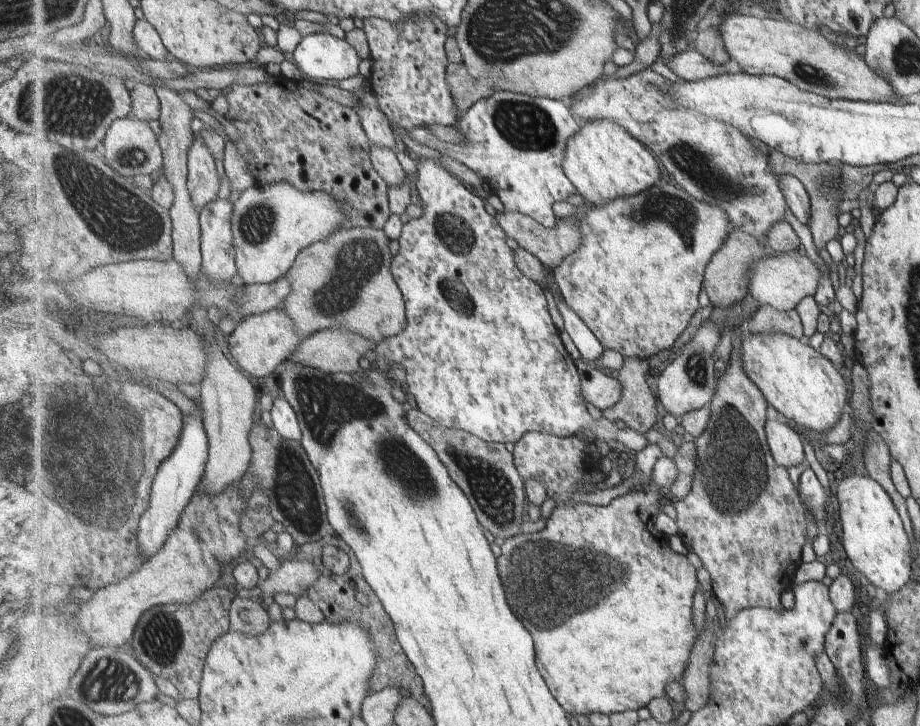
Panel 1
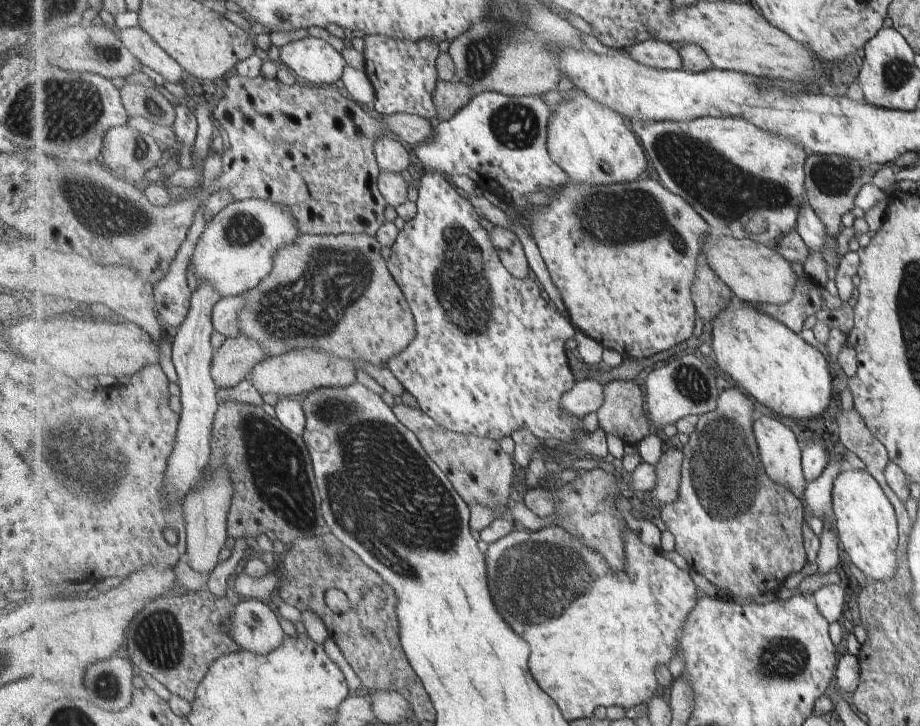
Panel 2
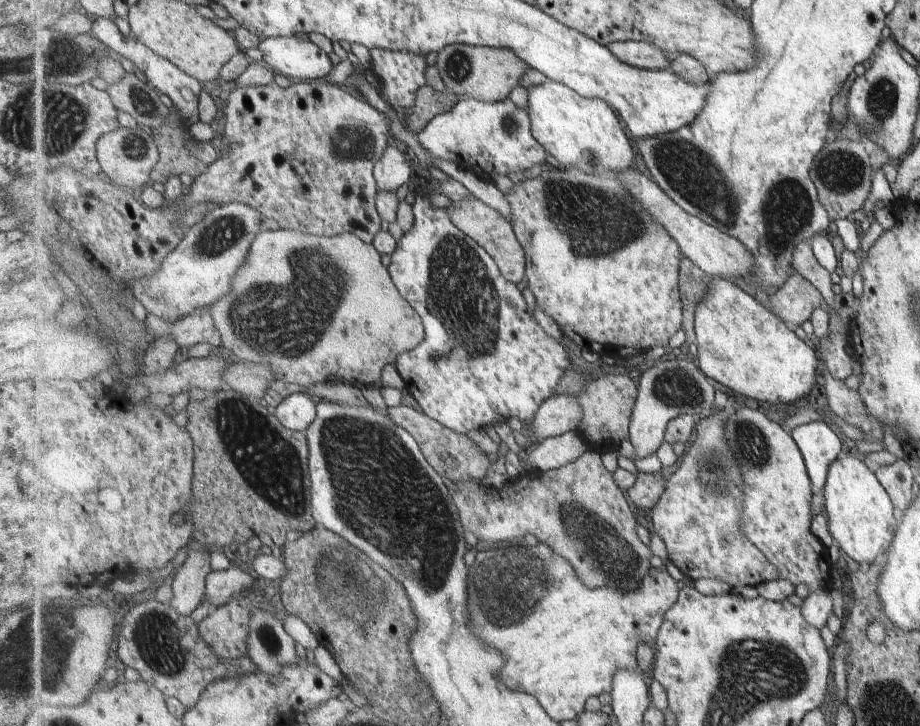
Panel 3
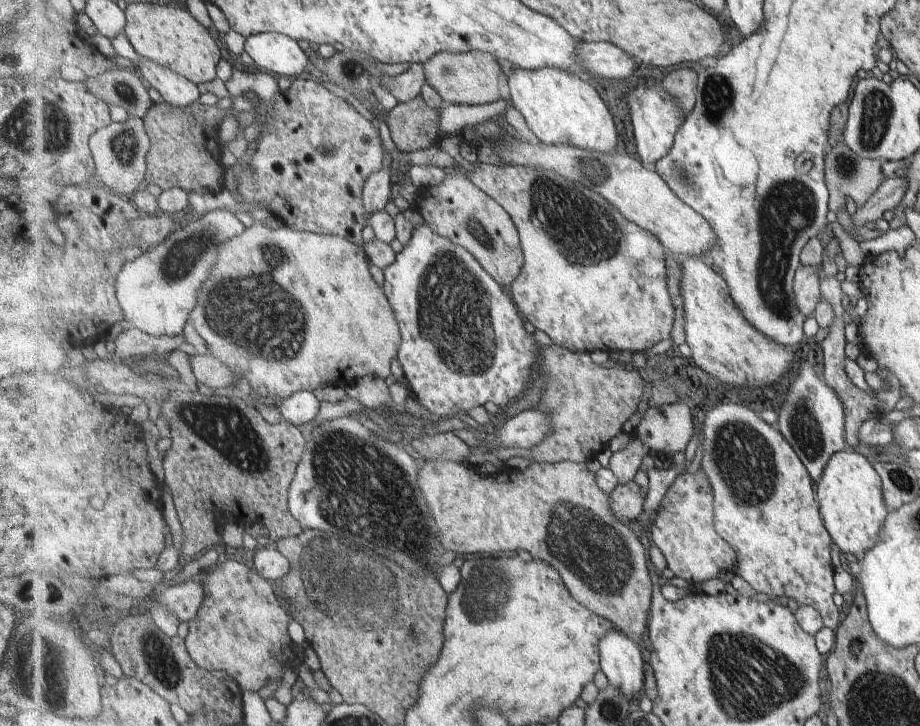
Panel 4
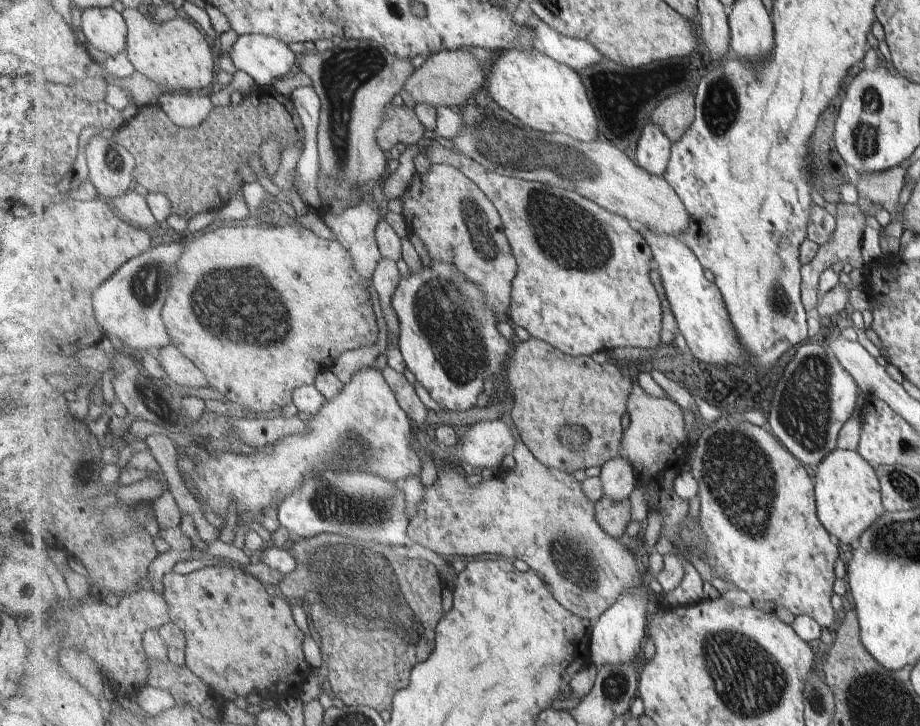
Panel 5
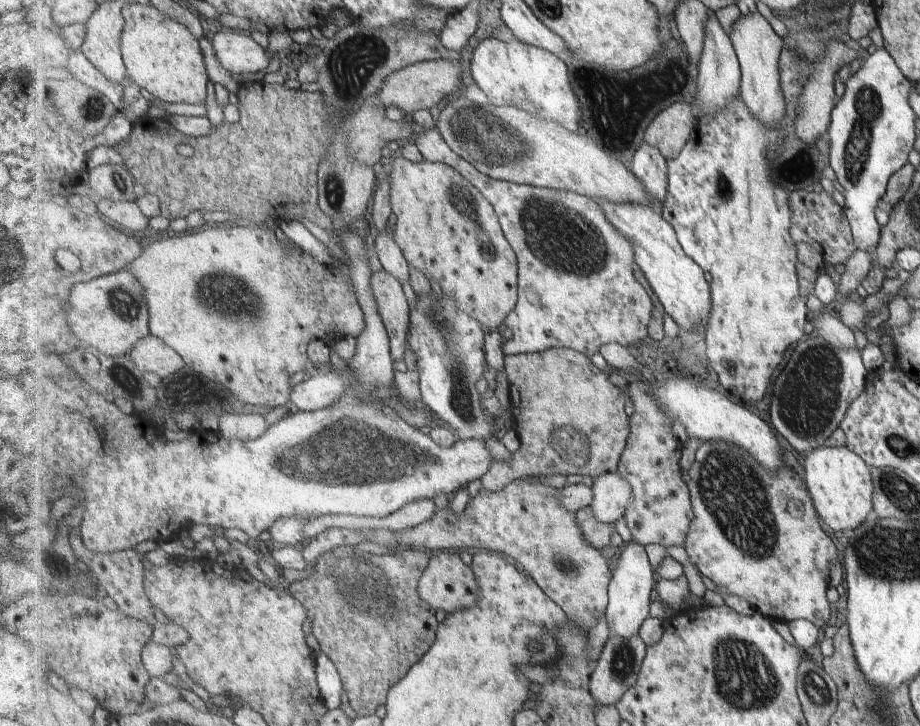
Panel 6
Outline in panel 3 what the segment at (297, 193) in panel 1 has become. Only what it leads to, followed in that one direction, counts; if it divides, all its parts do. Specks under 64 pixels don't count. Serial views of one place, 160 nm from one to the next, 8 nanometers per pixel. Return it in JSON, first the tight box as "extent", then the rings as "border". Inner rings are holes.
{"extent":[134,201,264,322],"border":[[[235,201],[216,205],[213,211],[189,230],[181,244],[165,259],[160,271],[134,283],[134,296],[143,303],[149,313],[168,322],[193,314],[195,308],[212,306],[232,291],[232,279],[236,278],[240,269],[248,262],[253,241],[261,232],[264,217],[257,207],[249,203]]]}

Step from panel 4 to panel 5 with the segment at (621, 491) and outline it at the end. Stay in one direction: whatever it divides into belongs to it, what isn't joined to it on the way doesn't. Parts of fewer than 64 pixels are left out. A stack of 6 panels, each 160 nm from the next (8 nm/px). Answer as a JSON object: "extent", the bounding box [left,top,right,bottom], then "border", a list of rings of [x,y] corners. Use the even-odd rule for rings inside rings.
{"extent":[596,495,633,539],"border":[[[605,495],[596,502],[596,517],[600,525],[610,535],[613,535],[613,538],[625,539],[625,530],[627,530],[629,522],[633,520],[631,502],[629,499],[617,502]]]}

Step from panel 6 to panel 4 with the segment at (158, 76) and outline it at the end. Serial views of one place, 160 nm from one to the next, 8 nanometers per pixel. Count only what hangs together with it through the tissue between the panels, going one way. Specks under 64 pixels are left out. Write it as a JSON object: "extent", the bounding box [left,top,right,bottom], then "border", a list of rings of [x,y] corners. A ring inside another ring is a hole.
{"extent":[125,3,225,84],"border":[[[131,3],[125,11],[128,22],[125,34],[139,56],[178,72],[195,84],[217,78],[217,64],[225,53],[217,44],[216,33],[199,22],[187,6]]]}

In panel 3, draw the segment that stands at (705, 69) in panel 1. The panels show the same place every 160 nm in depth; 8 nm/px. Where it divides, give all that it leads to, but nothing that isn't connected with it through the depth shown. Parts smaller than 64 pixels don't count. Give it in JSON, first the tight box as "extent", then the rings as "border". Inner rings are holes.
{"extent":[608,41,672,69],"border":[[[617,41],[608,45],[621,62],[629,63],[631,66],[645,69],[671,69],[672,63],[667,60],[665,51],[661,47],[646,42]]]}

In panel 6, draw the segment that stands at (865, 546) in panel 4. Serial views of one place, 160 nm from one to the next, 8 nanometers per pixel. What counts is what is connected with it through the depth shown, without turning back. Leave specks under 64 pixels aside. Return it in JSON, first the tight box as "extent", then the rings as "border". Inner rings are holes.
{"extent":[801,447,875,532],"border":[[[827,447],[815,449],[801,457],[804,462],[805,480],[812,494],[817,512],[826,528],[835,532],[855,530],[875,512],[873,497],[875,486],[872,468],[849,447]]]}

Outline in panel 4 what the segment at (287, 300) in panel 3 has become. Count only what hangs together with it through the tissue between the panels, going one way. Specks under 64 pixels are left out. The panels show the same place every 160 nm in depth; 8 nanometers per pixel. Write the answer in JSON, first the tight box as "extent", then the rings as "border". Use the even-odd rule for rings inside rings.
{"extent":[188,223,404,401],"border":[[[249,223],[245,234],[241,235],[241,238],[235,237],[229,243],[220,246],[218,264],[212,269],[207,285],[204,286],[198,297],[198,305],[188,320],[210,347],[215,358],[229,365],[238,379],[240,376],[245,376],[252,396],[256,394],[259,394],[261,398],[279,396],[283,401],[297,391],[314,391],[321,385],[348,386],[355,384],[365,375],[384,378],[393,372],[391,370],[391,360],[398,356],[404,336],[392,302],[384,291],[384,287],[375,282],[375,278],[369,270],[371,268],[369,266],[370,260],[364,245],[358,245],[355,241],[349,240],[343,235],[315,236],[315,238],[321,238],[321,240],[313,240],[313,244],[311,244],[309,236],[311,236],[311,232],[295,232],[295,229],[289,226],[274,231],[266,229],[263,224]]]}

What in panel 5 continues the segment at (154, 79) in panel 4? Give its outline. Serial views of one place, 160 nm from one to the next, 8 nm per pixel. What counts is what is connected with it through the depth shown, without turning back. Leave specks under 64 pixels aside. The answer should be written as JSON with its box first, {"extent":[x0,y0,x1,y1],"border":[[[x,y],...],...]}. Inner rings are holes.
{"extent":[159,91,214,128],"border":[[[167,91],[161,96],[159,104],[176,125],[187,128],[198,127],[205,122],[214,107],[209,94],[191,91]]]}

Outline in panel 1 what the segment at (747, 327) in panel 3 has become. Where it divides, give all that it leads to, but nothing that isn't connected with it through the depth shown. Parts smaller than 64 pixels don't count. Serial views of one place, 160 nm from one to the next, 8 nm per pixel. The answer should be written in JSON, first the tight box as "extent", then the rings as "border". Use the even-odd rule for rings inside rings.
{"extent":[742,328,849,433],"border":[[[748,328],[748,333],[742,340],[742,357],[748,375],[753,382],[757,383],[757,386],[760,386],[768,403],[789,420],[794,420],[807,429],[827,433],[848,410],[849,390],[847,390],[847,382],[843,374],[837,372],[832,360],[829,360],[822,352],[817,352],[813,346],[807,346],[799,342],[799,339],[781,333],[757,335],[751,333]]]}

